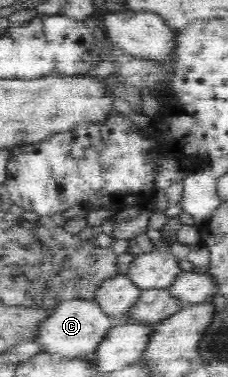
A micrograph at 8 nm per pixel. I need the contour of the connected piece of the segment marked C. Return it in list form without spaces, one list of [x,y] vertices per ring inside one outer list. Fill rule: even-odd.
[[[75,298],[67,300],[54,309],[54,313],[42,324],[38,340],[46,344],[47,352],[55,352],[67,357],[92,356],[109,331],[123,320],[103,312],[99,302]]]

